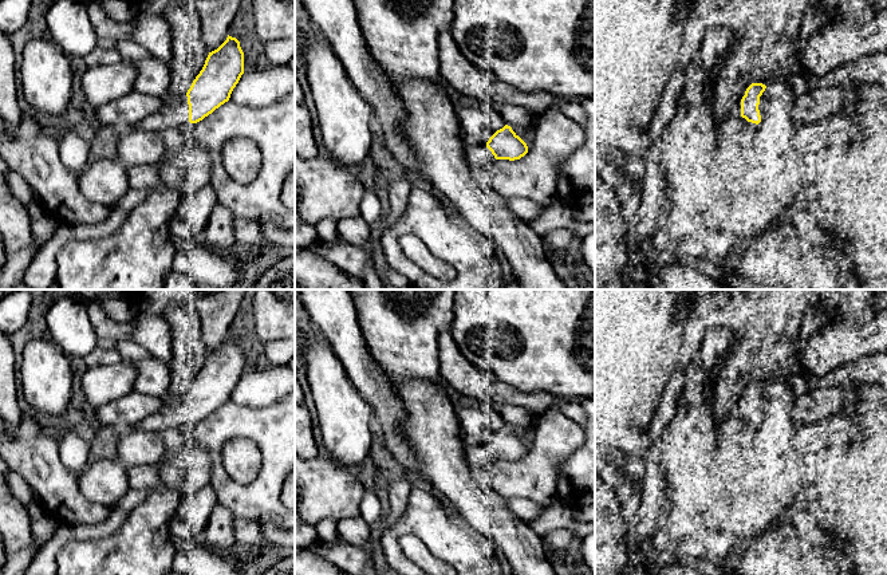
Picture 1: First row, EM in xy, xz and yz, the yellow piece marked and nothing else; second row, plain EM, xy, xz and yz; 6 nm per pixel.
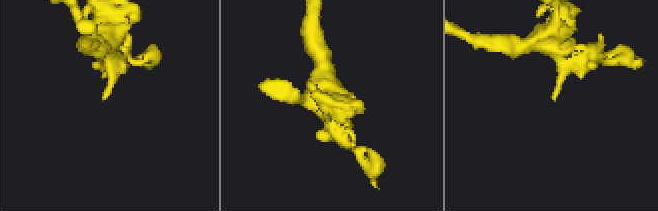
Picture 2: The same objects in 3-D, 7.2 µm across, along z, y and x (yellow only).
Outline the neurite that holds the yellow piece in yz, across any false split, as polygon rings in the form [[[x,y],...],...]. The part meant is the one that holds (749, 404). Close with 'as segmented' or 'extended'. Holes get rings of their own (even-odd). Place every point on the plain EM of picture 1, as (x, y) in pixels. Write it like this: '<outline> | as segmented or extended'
[[[752,383],[741,399],[741,417],[748,422],[758,425],[770,414],[769,395],[766,386]]] | extended

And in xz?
[[[505,425],[485,445],[464,446],[464,457],[469,468],[488,470],[496,460],[520,460],[528,453],[527,444]]] | extended

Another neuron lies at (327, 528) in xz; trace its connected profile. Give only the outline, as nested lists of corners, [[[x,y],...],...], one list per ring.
[[[331,517],[322,519],[316,525],[316,540],[332,543],[338,535],[338,521]]]

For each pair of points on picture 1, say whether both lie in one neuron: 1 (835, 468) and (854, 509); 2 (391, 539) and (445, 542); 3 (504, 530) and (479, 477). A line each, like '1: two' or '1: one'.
1: one
2: one
3: two

